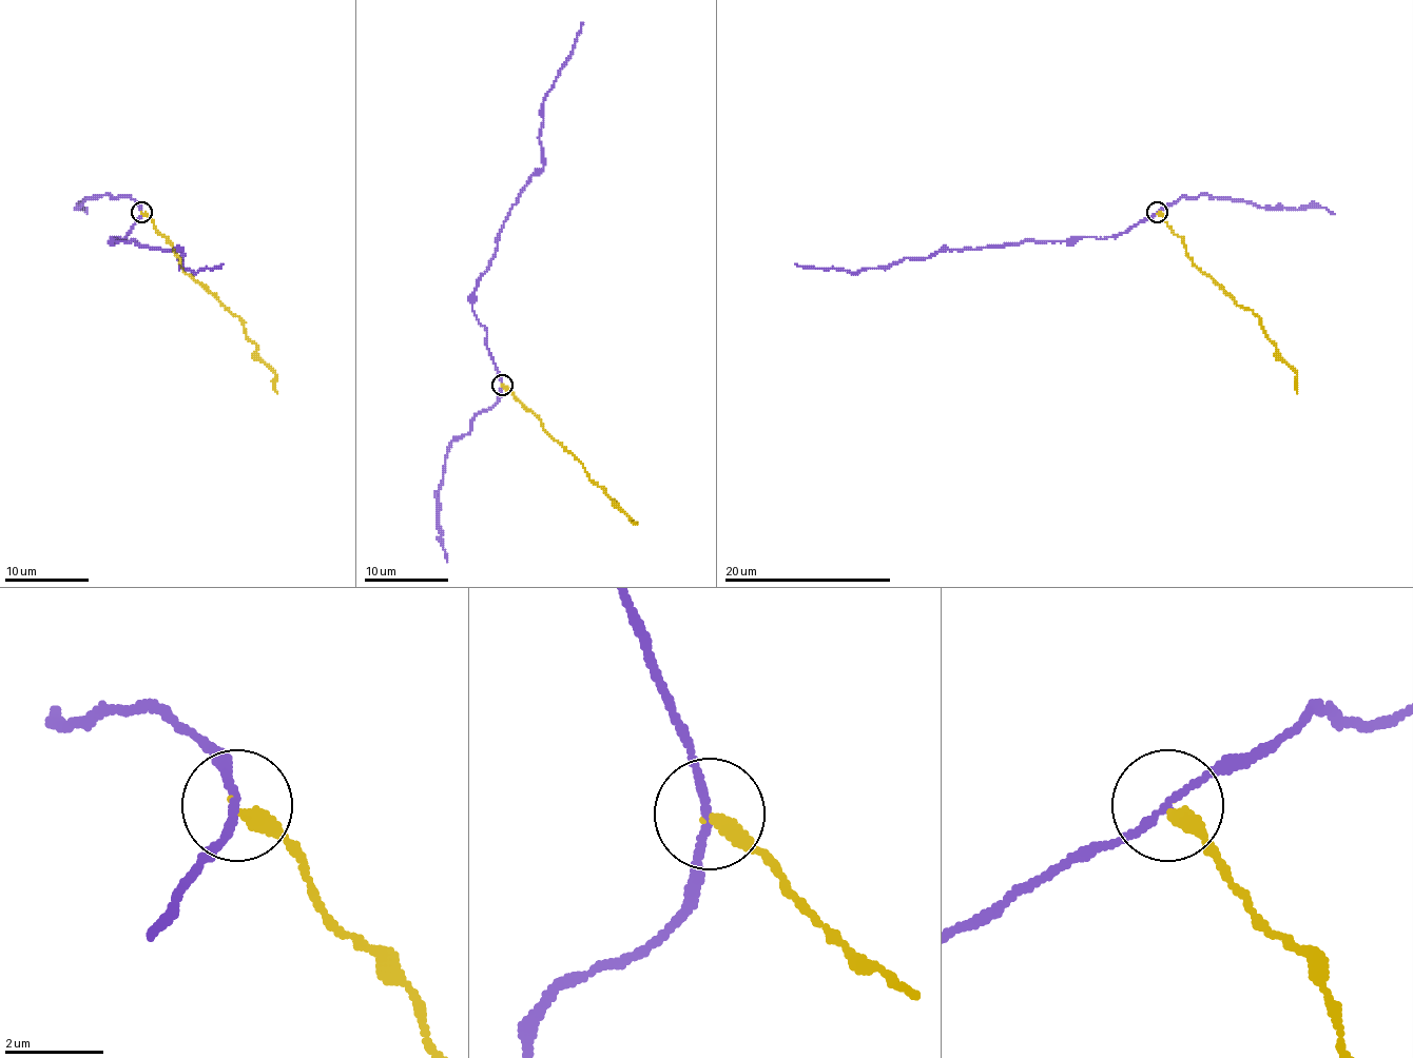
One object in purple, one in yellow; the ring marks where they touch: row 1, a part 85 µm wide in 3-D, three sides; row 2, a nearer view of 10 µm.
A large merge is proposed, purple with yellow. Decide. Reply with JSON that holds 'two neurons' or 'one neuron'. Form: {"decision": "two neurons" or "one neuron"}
{"decision": "two neurons"}

